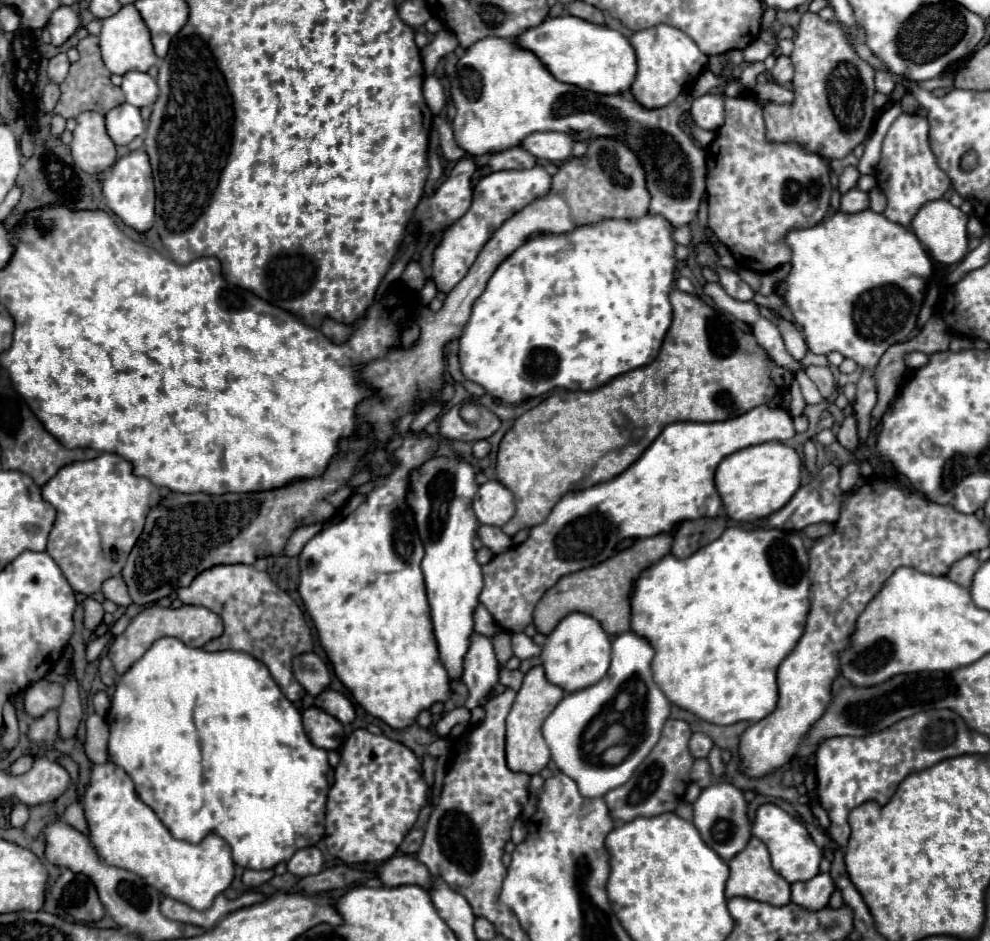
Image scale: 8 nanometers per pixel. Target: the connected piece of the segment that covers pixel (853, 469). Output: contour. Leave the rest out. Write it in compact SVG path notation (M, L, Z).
M851 461L843 467L843 473L841 473L841 489L843 491L849 491L851 487L855 487L855 483L857 483L857 479L859 479L861 475L859 475L859 465L855 463L855 465L851 465Z

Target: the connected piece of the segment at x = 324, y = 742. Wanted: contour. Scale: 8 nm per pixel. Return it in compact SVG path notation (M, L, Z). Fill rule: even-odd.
M309 707L307 711L303 711L303 725L307 737L315 747L321 747L325 751L341 749L345 741L344 726L329 713L317 707Z

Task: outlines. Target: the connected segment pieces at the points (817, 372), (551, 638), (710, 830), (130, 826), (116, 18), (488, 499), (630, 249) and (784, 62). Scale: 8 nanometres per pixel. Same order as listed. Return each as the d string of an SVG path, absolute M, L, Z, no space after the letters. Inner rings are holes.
M809 367L807 375L811 377L811 381L817 385L819 393L823 397L829 397L833 391L833 373L829 367Z
M571 613L553 629L551 635L547 635L539 657L547 679L559 685L565 693L573 693L597 683L607 673L611 661L611 639L603 631L601 623L591 615Z
M719 781L709 785L701 791L697 801L693 803L693 825L701 833L701 839L717 851L725 861L729 861L733 855L737 855L751 837L751 823L747 819L747 803L743 799L743 791L735 787L733 783Z
M115 763L93 765L83 807L91 829L91 843L99 857L107 865L137 873L165 897L173 897L193 909L209 909L213 897L231 887L235 863L229 845L219 835L207 835L199 845L175 839L153 809L137 797L131 777Z
M125 5L119 9L119 13L103 21L99 43L101 43L103 63L109 69L109 73L125 75L127 71L149 71L149 67L157 63L157 57L151 45L151 37L149 37L149 29L145 21L141 19L141 15L137 13L135 5Z
M487 481L473 499L473 511L481 525L503 527L515 513L513 495L499 481Z
M647 213L639 219L601 219L599 223L589 223L575 227L569 233L541 233L529 237L519 249L515 249L491 275L487 281L487 287L483 295L473 303L471 317L463 329L463 335L459 339L459 363L465 379L481 385L491 397L497 397L505 403L519 403L523 399L539 397L551 389L567 389L567 391L593 391L605 383L609 383L613 377L639 369L643 365L649 365L663 343L663 337L673 321L673 309L669 303L669 293L673 289L675 271L677 271L677 257L675 257L675 239L673 239L675 227L661 215Z
M785 55L777 57L777 63L775 63L775 67L771 69L771 75L773 75L773 79L775 79L779 85L789 83L789 81L793 79L793 63L791 63L791 59L785 57Z

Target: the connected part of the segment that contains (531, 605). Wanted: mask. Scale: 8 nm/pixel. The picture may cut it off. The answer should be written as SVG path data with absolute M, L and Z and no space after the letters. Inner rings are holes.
M759 405L757 409L751 409L751 411L747 411L747 413L739 415L739 417L733 417L733 419L729 419L729 421L713 421L713 423L671 423L671 425L667 425L667 427L661 431L661 435L649 445L649 449L647 449L647 451L645 451L629 469L625 469L621 475L617 475L615 479L611 479L611 481L607 481L607 483L593 485L593 487L589 487L589 489L585 489L585 491L579 491L579 493L567 493L567 495L553 507L553 511L549 513L549 517L547 517L545 523L541 523L541 525L529 529L529 537L527 537L521 545L511 547L511 551L507 551L507 553L495 555L487 565L483 565L485 587L483 587L483 591L481 591L481 603L487 607L487 611L491 613L491 617L497 621L497 625L499 625L503 631L507 631L507 633L519 633L519 631L523 631L523 629L533 621L533 609L535 609L537 601L543 597L543 593L545 593L549 587L553 587L563 575L569 575L569 573L573 573L573 571L587 569L587 567L591 567L591 565L597 565L597 563L601 563L601 561L605 561L605 559L609 559L609 557L611 557L611 543L617 543L617 541L623 541L623 539L629 539L629 537L637 539L637 537L651 537L651 535L659 535L659 533L673 533L681 521L687 521L687 519L701 519L701 517L715 517L715 515L721 511L721 505L723 505L723 503L721 503L721 497L719 497L719 493L717 493L717 489L715 489L715 469L717 469L717 465L721 463L721 459L725 459L727 455L731 455L731 453L735 453L735 451L739 451L739 449L745 449L745 447L751 447L751 445L759 445L759 443L767 443L767 441L787 441L787 439L791 439L793 435L795 435L795 427L793 427L793 419L791 419L791 415L787 413L787 409L783 409L783 407L769 407L769 405Z

